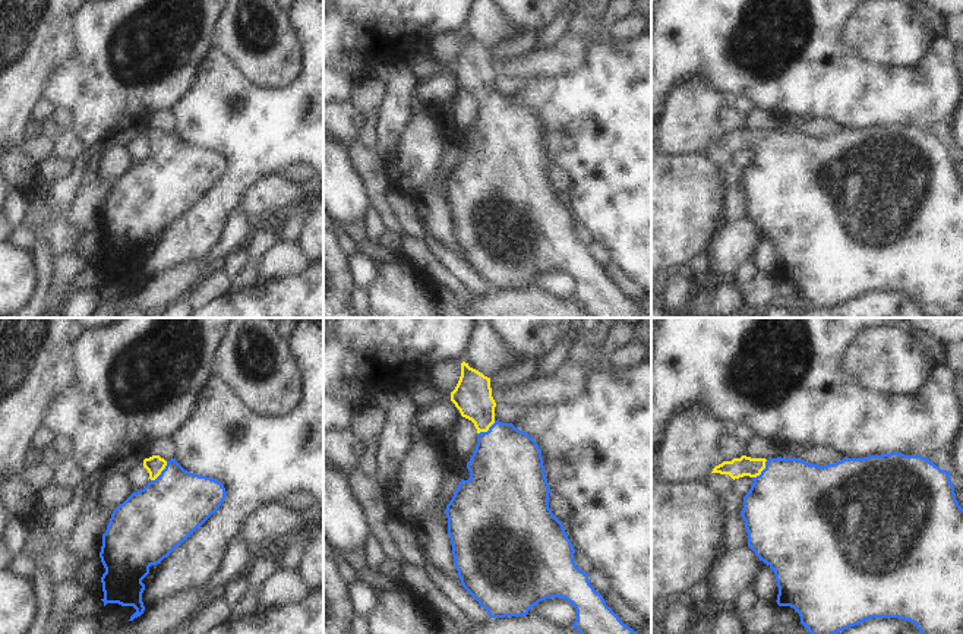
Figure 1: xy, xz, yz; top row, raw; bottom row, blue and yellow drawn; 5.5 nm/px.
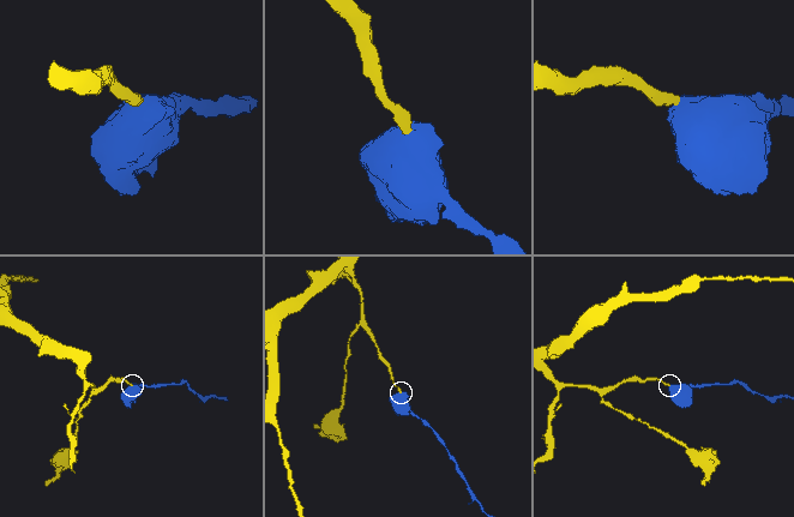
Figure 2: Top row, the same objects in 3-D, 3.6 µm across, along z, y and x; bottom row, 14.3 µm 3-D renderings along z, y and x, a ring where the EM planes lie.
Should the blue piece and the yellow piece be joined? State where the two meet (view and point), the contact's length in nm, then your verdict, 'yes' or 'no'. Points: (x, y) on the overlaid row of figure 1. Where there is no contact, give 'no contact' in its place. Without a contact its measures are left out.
meets blue in xy at (161, 472); contact 140 nm long; yes

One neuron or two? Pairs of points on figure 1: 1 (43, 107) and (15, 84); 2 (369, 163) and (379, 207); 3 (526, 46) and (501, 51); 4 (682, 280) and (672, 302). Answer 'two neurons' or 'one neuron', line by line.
1: two neurons
2: one neuron
3: one neuron
4: one neuron

